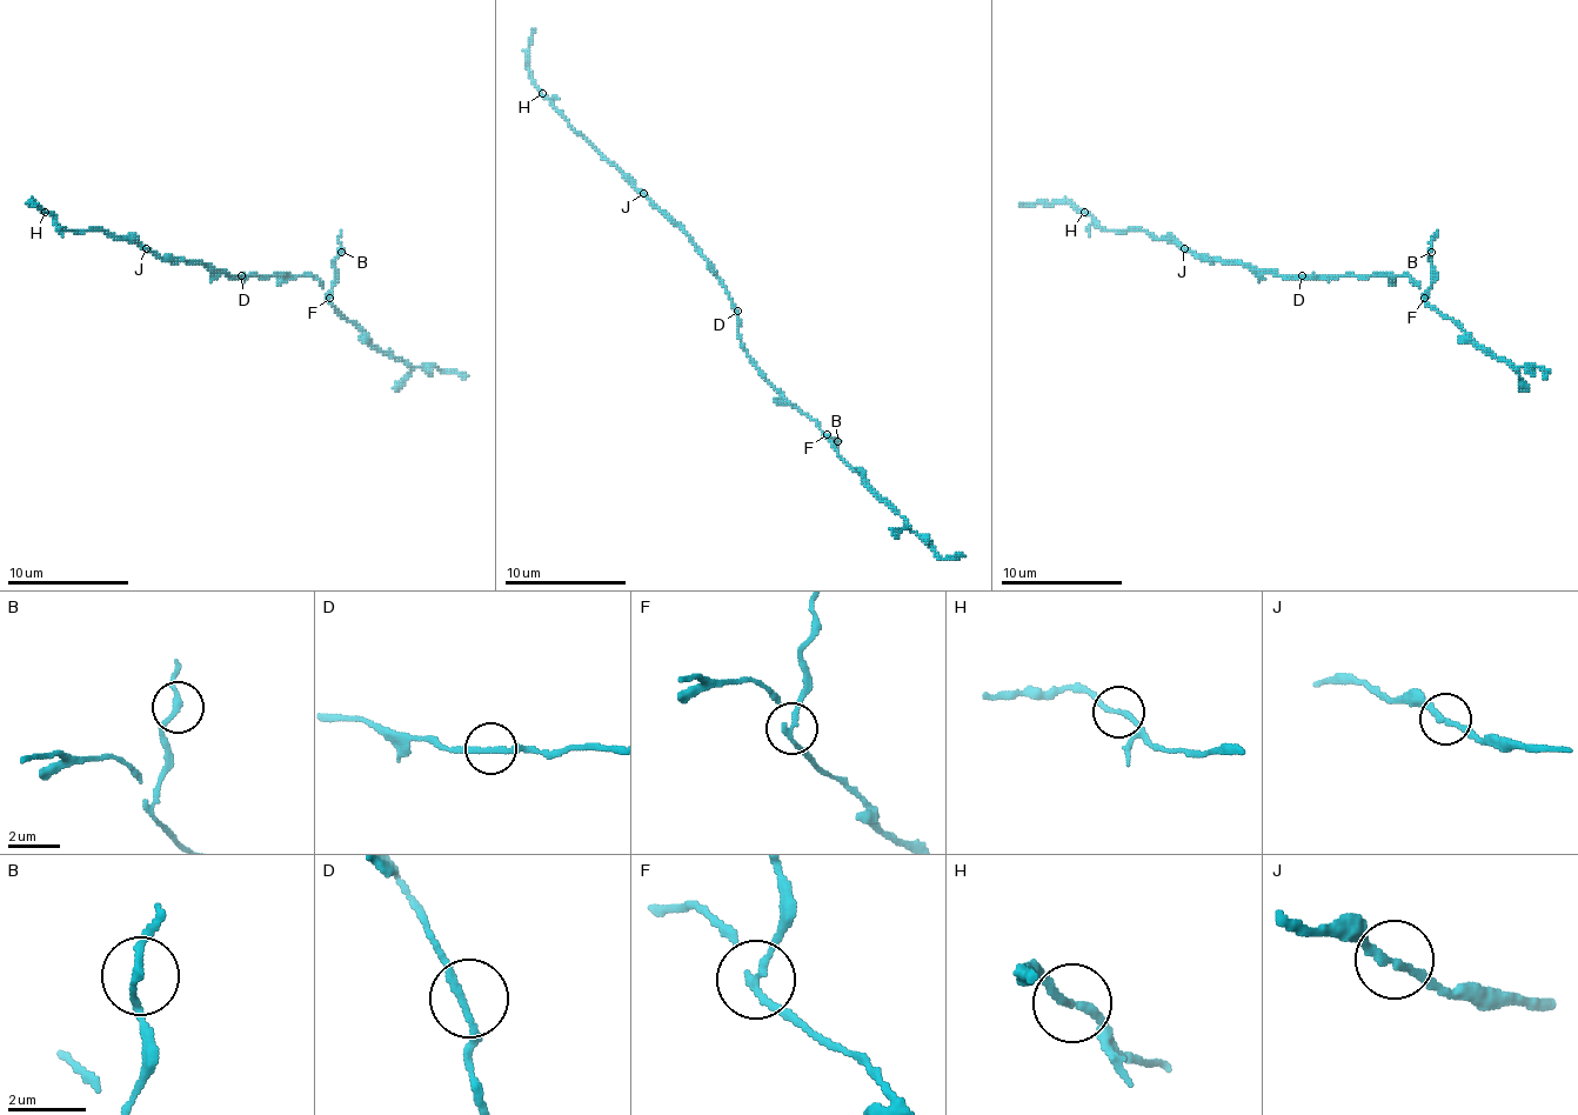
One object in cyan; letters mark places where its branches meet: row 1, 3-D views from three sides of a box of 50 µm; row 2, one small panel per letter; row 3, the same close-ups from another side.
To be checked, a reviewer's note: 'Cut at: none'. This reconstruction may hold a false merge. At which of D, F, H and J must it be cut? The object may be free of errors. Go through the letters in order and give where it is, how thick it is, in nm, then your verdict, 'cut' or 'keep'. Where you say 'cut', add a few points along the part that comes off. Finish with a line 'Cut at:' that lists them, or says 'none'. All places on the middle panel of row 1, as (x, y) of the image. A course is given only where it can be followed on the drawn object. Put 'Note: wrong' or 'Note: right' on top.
Note: wrong
D: at (737, 311); 190 nm thick; keep
F: at (827, 434); 150 nm thick; cut
H: at (542, 93); 180 nm thick; keep
J: at (643, 193); 170 nm thick; keep
Cut at: F

